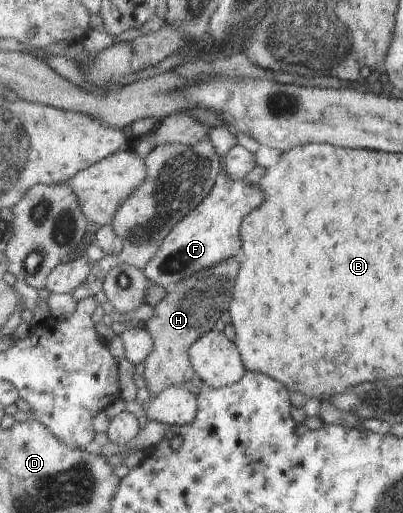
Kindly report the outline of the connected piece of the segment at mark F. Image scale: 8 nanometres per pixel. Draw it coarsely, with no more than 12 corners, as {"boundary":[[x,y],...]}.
{"boundary":[[223,165],[144,269],[170,290],[243,251],[266,191]]}

